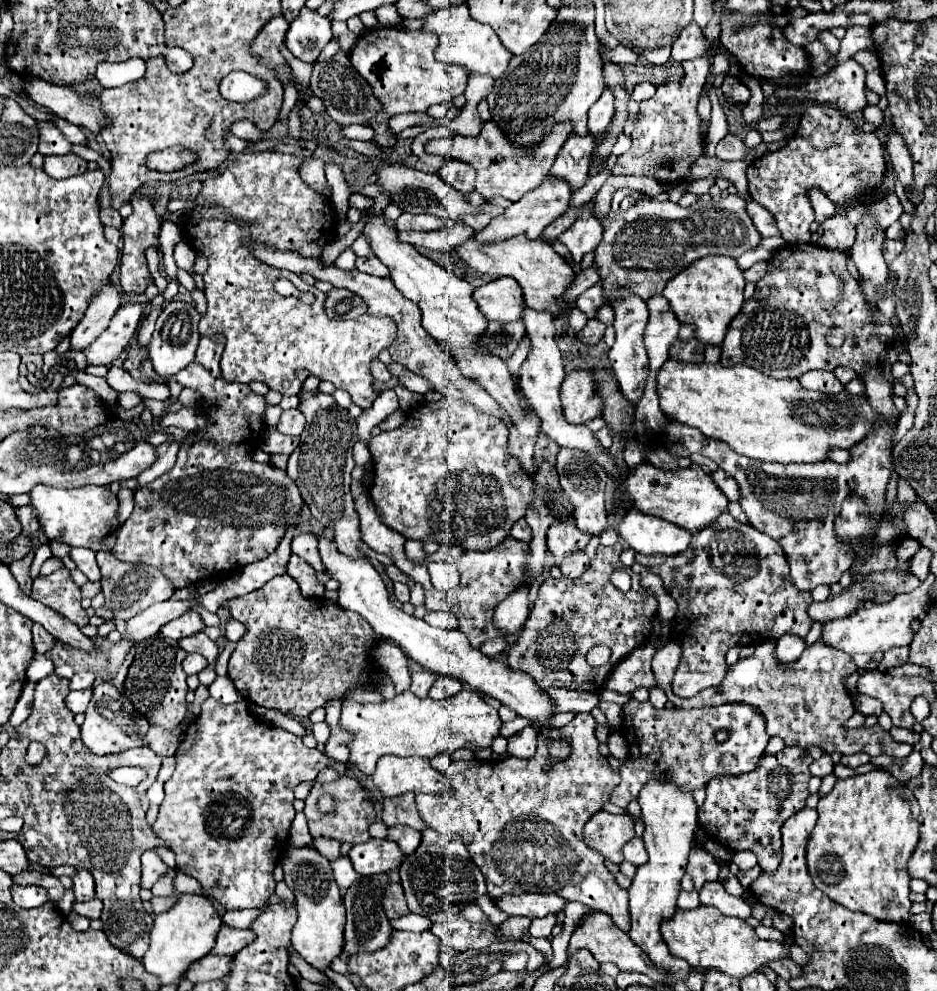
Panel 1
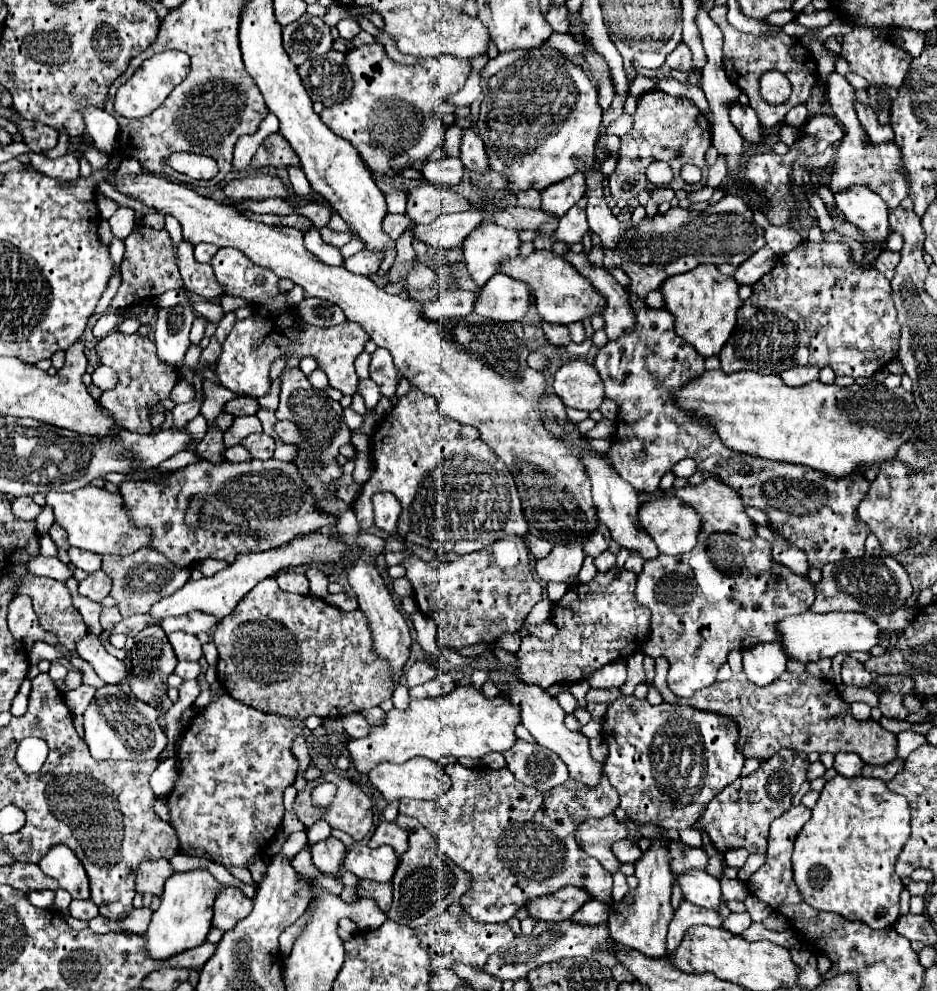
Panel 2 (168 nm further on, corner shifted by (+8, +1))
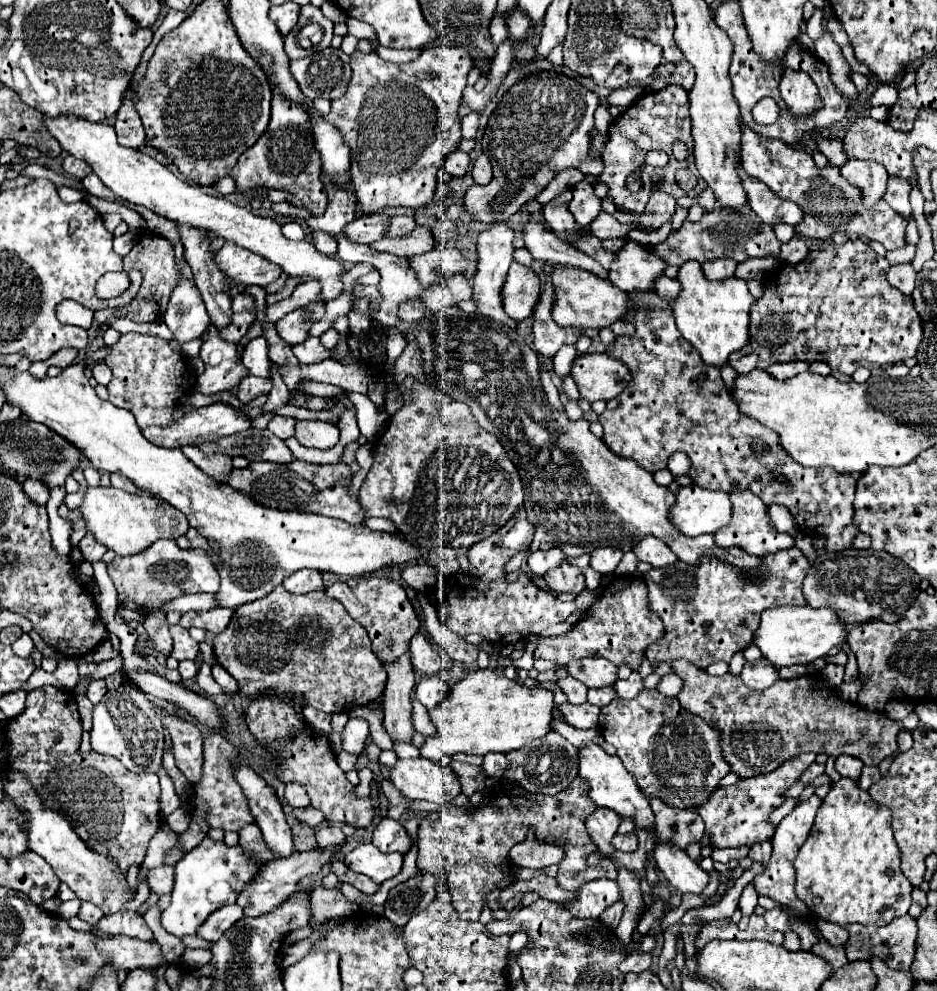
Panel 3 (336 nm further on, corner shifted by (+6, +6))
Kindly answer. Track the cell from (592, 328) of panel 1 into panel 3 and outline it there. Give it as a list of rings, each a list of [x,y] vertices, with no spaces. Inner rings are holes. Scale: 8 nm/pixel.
[[[565,345],[559,349],[559,353],[555,355],[553,359],[553,371],[561,377],[567,377],[569,371],[571,371],[571,365],[577,357],[577,351],[575,351],[575,345]]]

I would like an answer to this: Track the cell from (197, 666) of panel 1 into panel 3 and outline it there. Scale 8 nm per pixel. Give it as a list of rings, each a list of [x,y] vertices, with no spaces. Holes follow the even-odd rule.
[[[181,661],[181,663],[179,663],[179,675],[181,675],[183,681],[193,679],[193,677],[197,675],[197,665],[195,665],[195,661]]]

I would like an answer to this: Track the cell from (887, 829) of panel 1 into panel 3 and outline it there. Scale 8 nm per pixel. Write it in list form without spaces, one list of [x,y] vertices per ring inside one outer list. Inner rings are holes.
[[[841,779],[831,785],[829,795],[823,799],[817,811],[815,825],[797,853],[793,863],[797,877],[795,893],[807,905],[813,917],[821,917],[827,923],[835,923],[839,927],[847,927],[851,923],[883,927],[895,917],[905,915],[911,905],[913,885],[901,873],[899,865],[901,851],[893,839],[891,811],[887,811],[887,807],[879,807],[879,803],[875,803],[867,791],[859,791],[857,781]]]

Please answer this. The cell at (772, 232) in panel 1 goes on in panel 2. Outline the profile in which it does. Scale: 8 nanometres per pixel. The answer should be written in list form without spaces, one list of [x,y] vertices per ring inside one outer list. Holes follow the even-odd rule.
[[[793,224],[769,226],[765,228],[765,240],[775,254],[785,254],[785,252],[791,252],[801,242],[801,236]]]

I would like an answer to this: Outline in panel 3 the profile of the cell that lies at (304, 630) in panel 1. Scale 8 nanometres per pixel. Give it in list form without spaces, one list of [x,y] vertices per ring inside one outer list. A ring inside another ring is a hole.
[[[277,587],[267,597],[237,607],[227,631],[215,635],[213,651],[217,661],[237,679],[243,695],[257,697],[273,691],[275,695],[291,699],[291,695],[297,693],[307,705],[325,713],[347,713],[357,705],[377,701],[383,695],[387,681],[383,665],[371,653],[367,631],[351,619],[339,601],[327,597],[325,589],[307,595],[291,595],[283,587]]]

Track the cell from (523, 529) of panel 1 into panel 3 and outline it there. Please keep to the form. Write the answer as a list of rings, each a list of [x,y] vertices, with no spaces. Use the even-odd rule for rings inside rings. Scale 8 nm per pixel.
[[[547,549],[547,551],[535,551],[529,555],[527,559],[527,567],[531,569],[533,575],[543,577],[547,571],[551,571],[553,567],[561,565],[561,559],[565,559],[565,555],[559,549]]]

